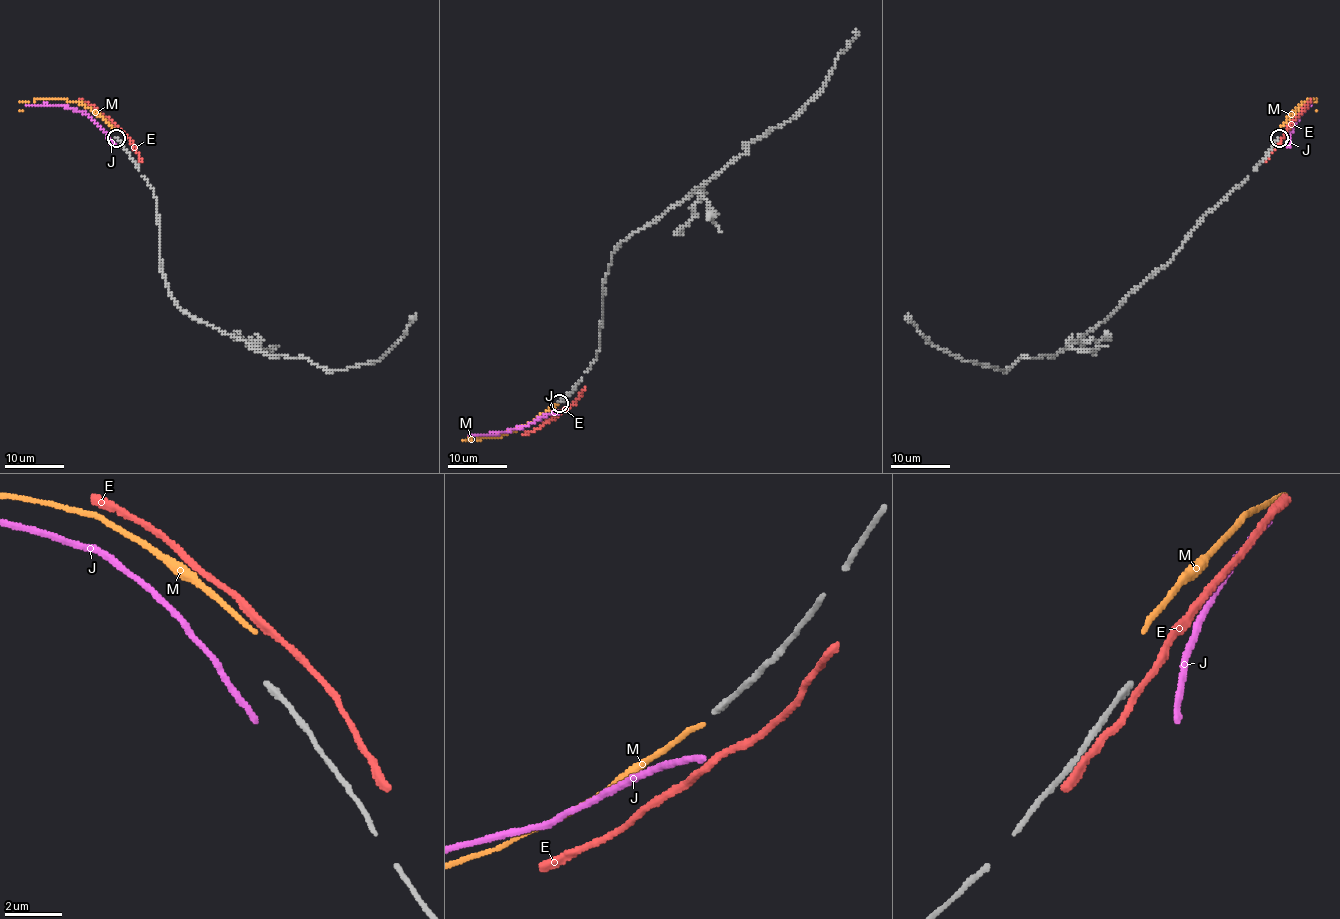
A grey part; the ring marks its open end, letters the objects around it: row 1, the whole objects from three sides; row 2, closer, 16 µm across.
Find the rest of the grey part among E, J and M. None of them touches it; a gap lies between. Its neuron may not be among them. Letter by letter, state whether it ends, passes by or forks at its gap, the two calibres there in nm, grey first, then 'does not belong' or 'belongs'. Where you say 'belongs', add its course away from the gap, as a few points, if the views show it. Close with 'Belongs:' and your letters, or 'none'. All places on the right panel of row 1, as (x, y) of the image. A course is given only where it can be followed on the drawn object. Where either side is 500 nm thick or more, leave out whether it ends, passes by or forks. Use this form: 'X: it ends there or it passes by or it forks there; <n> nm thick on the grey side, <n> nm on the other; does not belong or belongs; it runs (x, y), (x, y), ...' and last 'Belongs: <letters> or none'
E: it passes by; 220 nm thick on the grey side, 240 nm on the other; does not belong
J: it ends there; 220 nm thick on the grey side, 320 nm on the other; does not belong
M: it ends there; 220 nm thick on the grey side, 160 nm on the other; does not belong
Belongs: none

